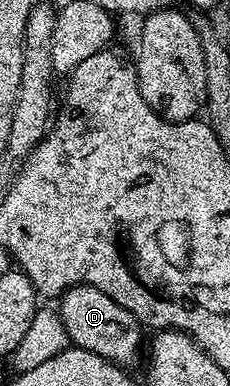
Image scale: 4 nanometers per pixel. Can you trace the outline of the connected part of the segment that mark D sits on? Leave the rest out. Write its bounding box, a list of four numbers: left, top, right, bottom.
[57,284,145,368]

